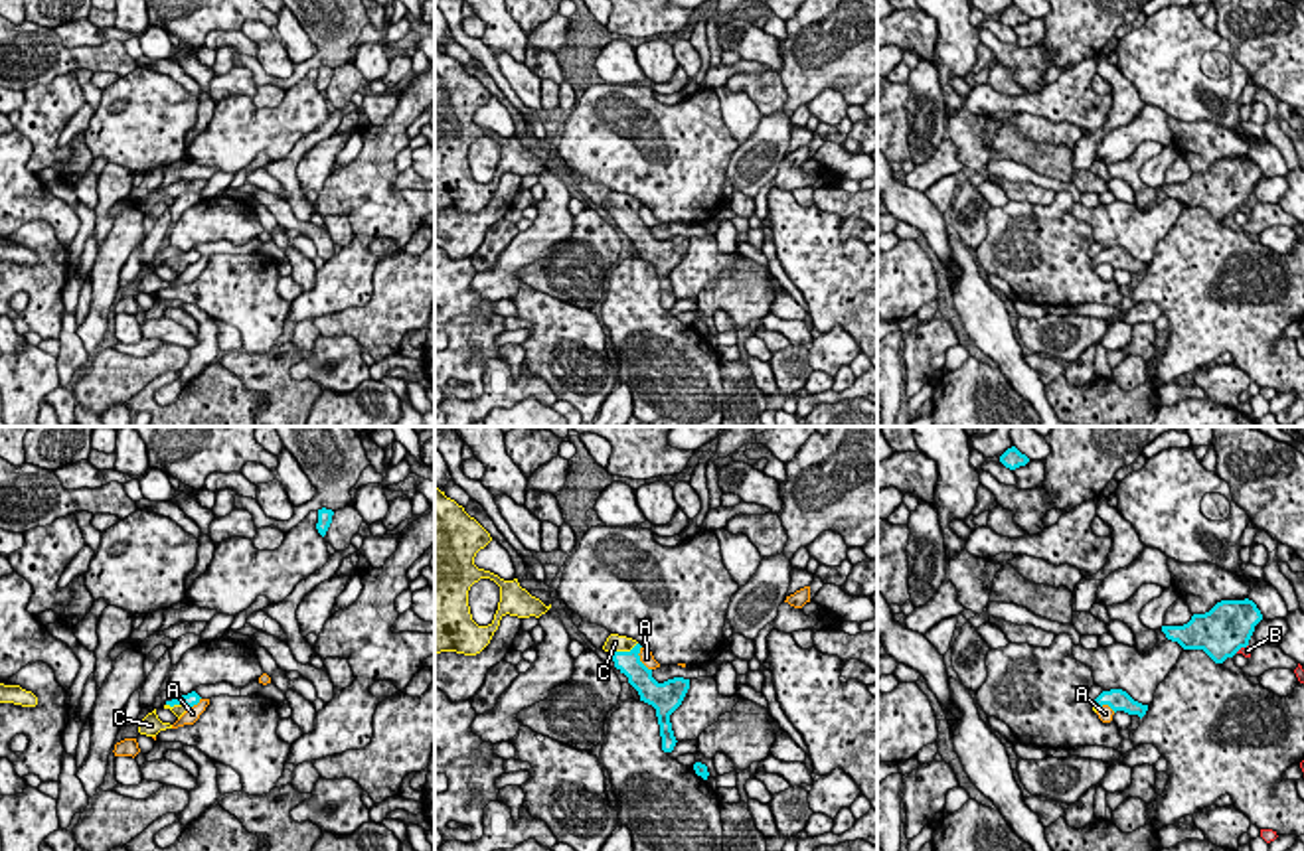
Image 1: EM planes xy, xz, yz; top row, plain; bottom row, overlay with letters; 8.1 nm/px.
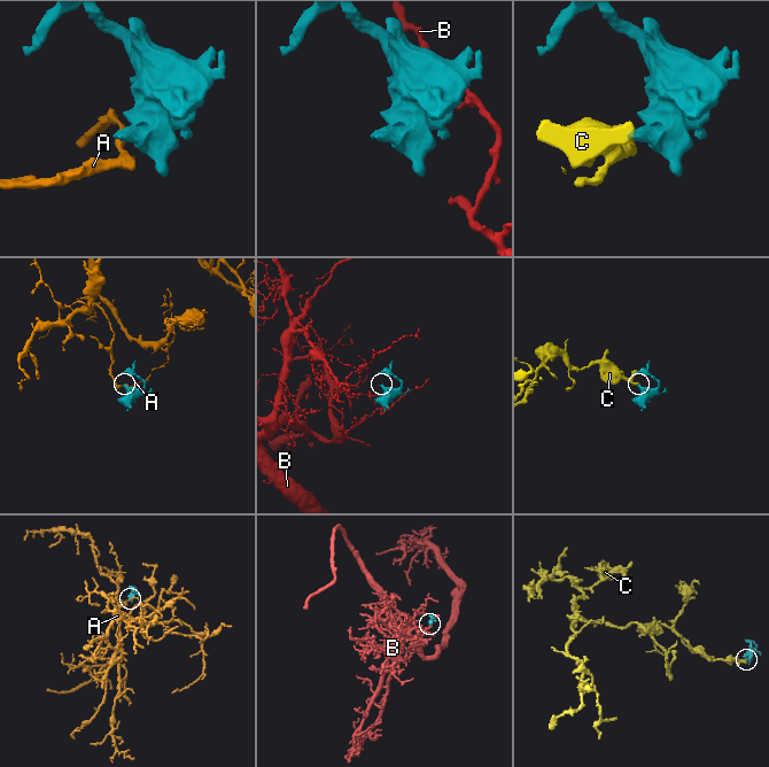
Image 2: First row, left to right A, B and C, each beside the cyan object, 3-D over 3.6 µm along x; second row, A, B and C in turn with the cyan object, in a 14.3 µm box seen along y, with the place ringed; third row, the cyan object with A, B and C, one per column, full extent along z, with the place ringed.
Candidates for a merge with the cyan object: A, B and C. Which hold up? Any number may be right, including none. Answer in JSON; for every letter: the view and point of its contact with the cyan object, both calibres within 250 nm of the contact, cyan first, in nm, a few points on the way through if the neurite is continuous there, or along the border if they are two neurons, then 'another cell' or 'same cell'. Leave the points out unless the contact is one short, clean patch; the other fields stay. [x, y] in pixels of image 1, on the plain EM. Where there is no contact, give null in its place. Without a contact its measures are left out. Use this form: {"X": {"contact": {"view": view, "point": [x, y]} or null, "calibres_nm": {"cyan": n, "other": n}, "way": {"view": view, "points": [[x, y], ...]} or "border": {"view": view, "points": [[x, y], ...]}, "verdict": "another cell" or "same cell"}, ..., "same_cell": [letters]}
{"A": {"contact": {"view": "xz", "point": [639, 216]}, "calibres_nm": {"cyan": 190, "other": 120}, "border": {"view": "xz", "points": [[641, 204], [639, 216], [651, 228]]}, "verdict": "another cell"}, "B": {"contact": {"view": "yz", "point": [1241, 204]}, "calibres_nm": {"cyan": 400, "other": 70}, "border": {"view": "yz", "points": [[1247, 202], [1235, 210]]}, "verdict": "another cell"}, "C": {"contact": {"view": "xz", "point": [623, 210]}, "calibres_nm": {"cyan": 190, "other": 140}, "way": {"view": "xz", "points": [[639, 233], [623, 210], [615, 200]]}, "verdict": "same cell"}, "same_cell": ["C"]}

